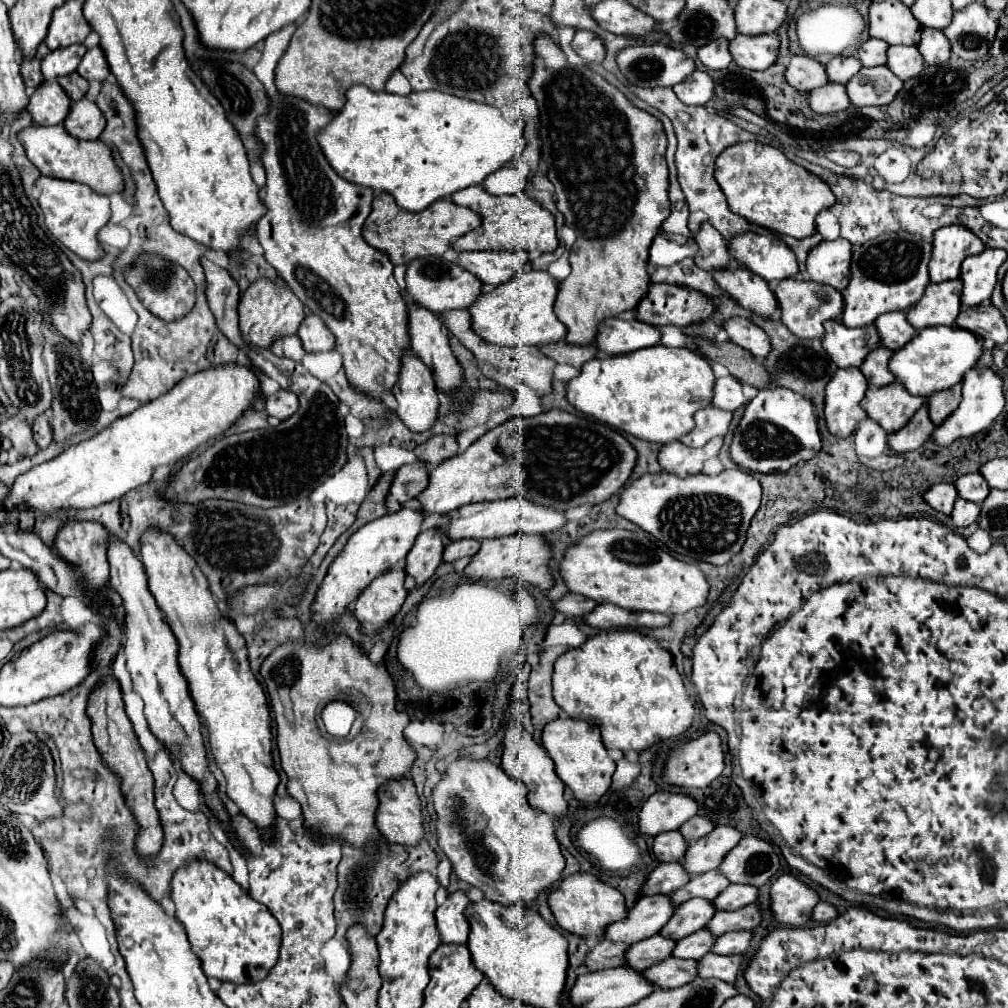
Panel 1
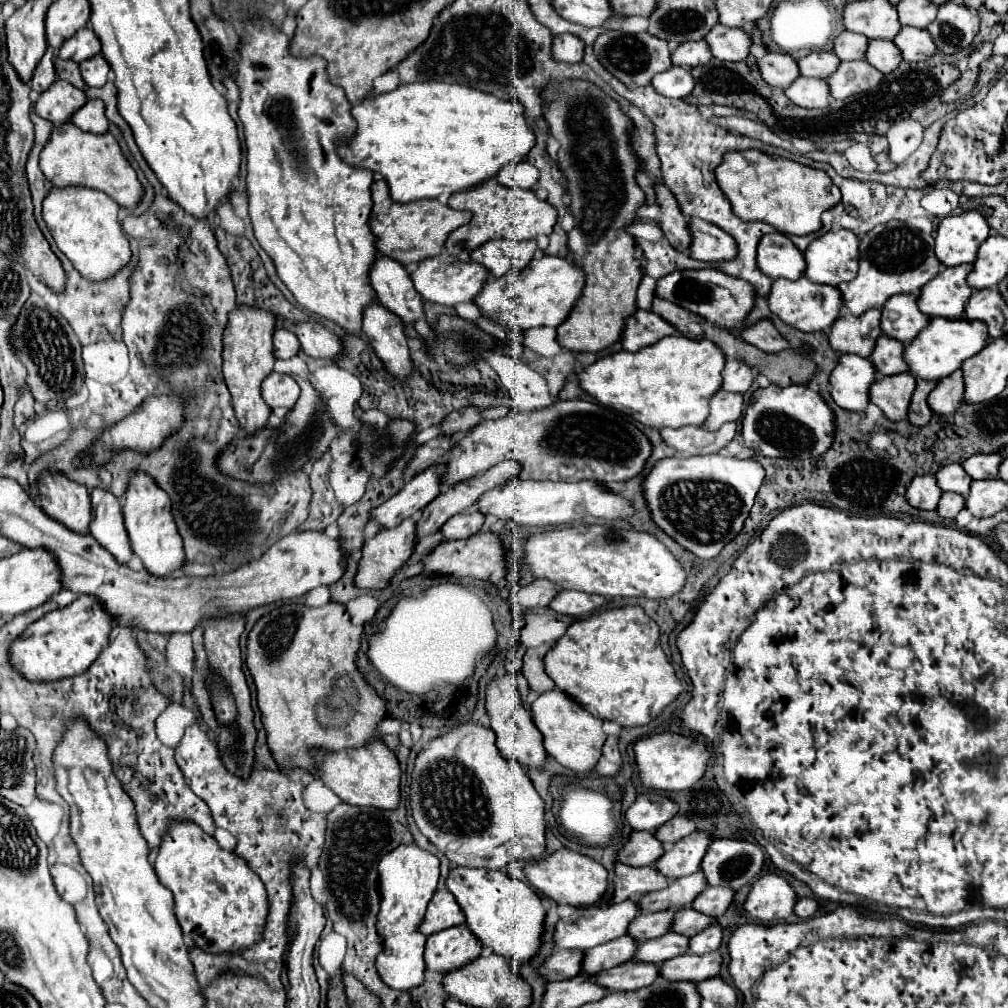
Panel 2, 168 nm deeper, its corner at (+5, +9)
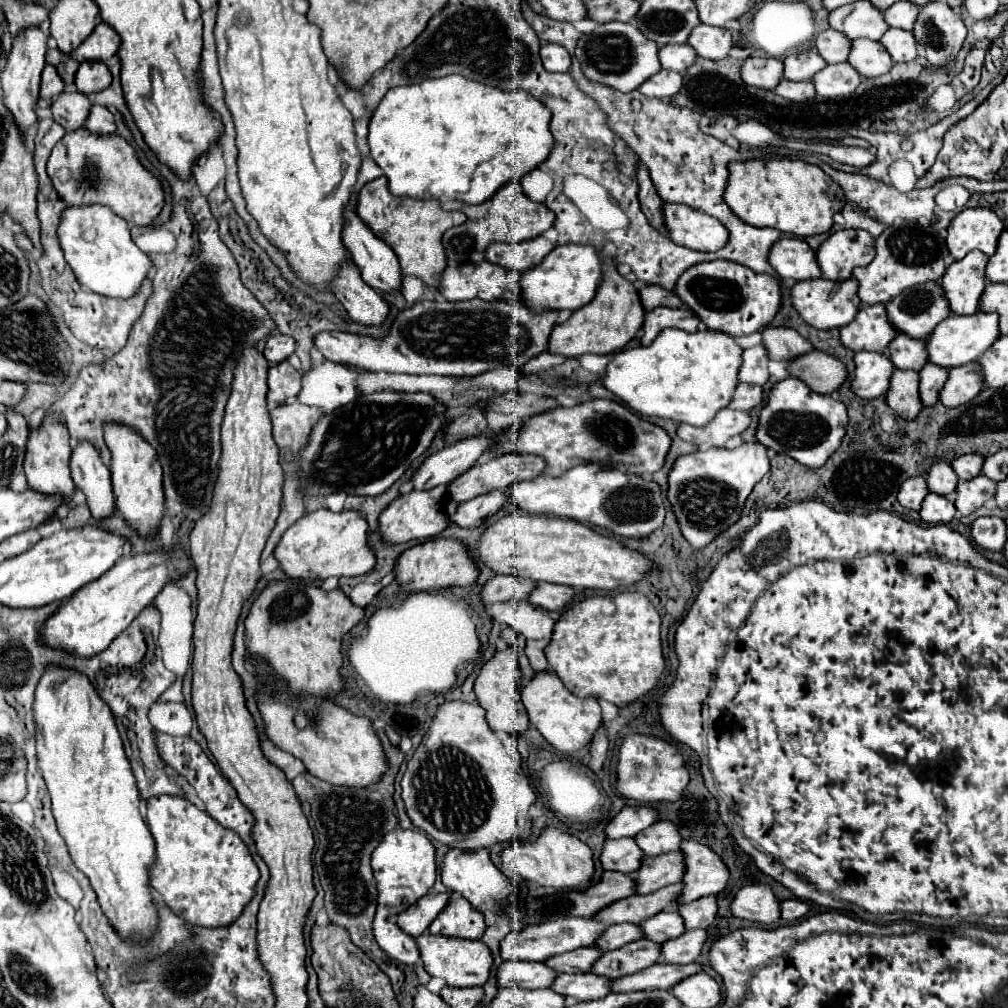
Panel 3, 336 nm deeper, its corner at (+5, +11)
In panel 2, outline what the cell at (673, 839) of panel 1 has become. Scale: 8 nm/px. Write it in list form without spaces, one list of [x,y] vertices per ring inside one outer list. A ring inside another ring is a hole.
[[[631,832],[629,840],[617,852],[617,862],[629,866],[653,866],[663,852],[663,844],[653,832]]]

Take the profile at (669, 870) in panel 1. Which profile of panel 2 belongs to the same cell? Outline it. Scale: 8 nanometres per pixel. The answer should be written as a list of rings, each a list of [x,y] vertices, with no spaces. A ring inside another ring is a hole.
[[[615,864],[615,876],[613,876],[613,904],[623,902],[627,898],[637,898],[641,894],[661,890],[669,882],[665,876],[661,876],[653,866],[645,868],[633,868],[625,864]]]

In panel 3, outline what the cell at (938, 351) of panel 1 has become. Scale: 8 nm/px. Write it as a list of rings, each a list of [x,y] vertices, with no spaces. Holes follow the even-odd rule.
[[[975,312],[971,316],[957,316],[949,314],[947,320],[937,324],[937,328],[929,334],[927,338],[927,354],[929,362],[937,364],[941,368],[955,368],[963,366],[967,362],[979,360],[979,356],[999,338],[999,328],[997,328],[997,314],[985,314],[985,312]]]

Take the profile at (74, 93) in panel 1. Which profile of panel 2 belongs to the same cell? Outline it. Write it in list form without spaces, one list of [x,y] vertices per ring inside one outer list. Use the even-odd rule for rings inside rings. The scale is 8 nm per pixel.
[[[55,56],[55,70],[57,70],[57,76],[61,80],[67,80],[75,88],[81,88],[81,90],[85,88],[85,82],[83,82],[83,78],[79,74],[79,64],[77,62],[65,62],[65,60]]]

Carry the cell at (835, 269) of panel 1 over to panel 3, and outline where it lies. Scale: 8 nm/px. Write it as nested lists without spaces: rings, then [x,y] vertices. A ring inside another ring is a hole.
[[[837,230],[817,250],[817,262],[827,280],[843,282],[853,268],[873,260],[873,238],[865,230]]]

